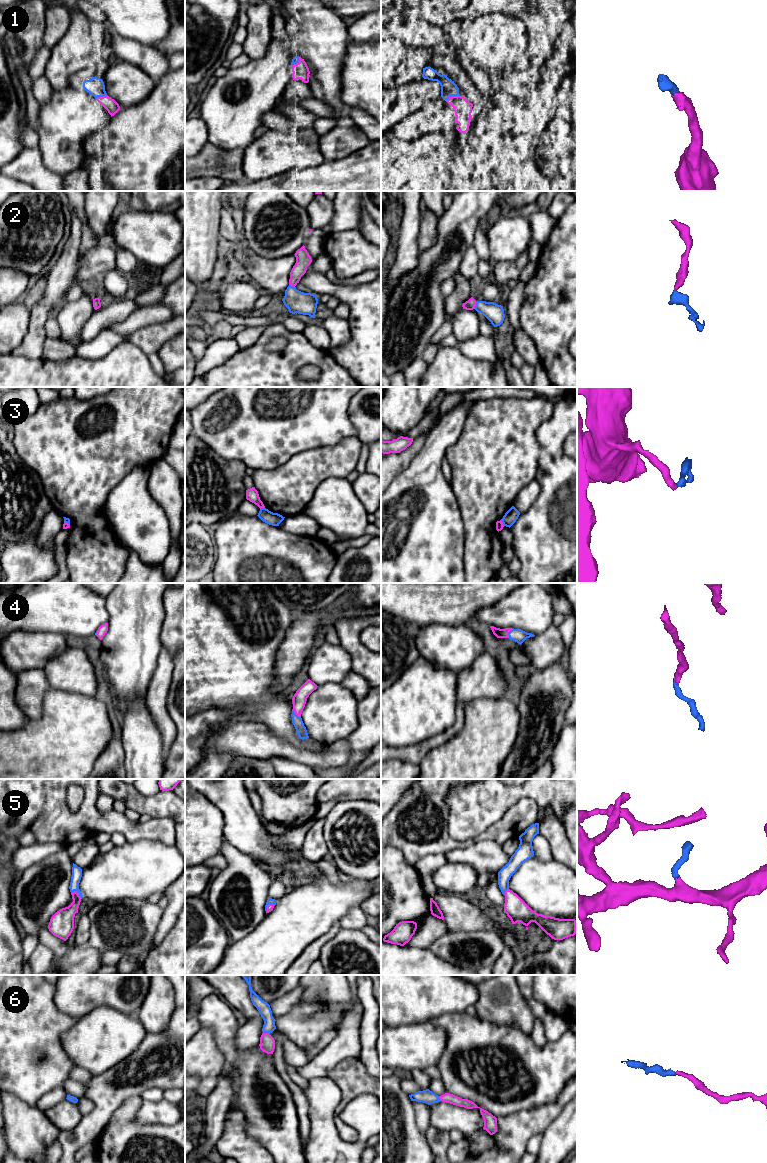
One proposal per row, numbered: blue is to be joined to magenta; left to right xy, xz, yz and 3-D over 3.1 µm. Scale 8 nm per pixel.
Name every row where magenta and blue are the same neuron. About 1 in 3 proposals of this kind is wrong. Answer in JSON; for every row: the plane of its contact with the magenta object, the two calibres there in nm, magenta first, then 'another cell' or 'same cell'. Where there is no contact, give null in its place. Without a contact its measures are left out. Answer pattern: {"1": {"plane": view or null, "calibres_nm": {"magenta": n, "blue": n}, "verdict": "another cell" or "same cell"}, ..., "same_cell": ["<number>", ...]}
{"1": {"plane": "yz", "calibres_nm": {"magenta": 140, "blue": 130}, "verdict": "same cell"}, "2": {"plane": "yz", "calibres_nm": {"magenta": 80, "blue": 150}, "verdict": "same cell"}, "3": {"plane": "yz", "calibres_nm": {"magenta": 60, "blue": 110}, "verdict": "another cell"}, "4": {"plane": "xz", "calibres_nm": {"magenta": 110, "blue": 80}, "verdict": "same cell"}, "5": {"plane": "xy", "calibres_nm": {"magenta": 160, "blue": 80}, "verdict": "same cell"}, "6": {"plane": "xz", "calibres_nm": {"magenta": 130, "blue": 100}, "verdict": "same cell"}, "same_cell": ["1", "2", "4", "5", "6"]}

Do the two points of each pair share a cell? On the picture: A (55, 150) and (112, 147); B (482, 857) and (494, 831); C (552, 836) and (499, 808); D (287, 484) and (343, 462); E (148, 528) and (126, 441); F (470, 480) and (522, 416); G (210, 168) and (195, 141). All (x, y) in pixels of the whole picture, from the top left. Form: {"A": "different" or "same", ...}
{"A": "different", "B": "different", "C": "different", "D": "same", "E": "different", "F": "same", "G": "different"}

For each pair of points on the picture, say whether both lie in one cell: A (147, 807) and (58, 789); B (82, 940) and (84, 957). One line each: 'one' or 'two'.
A: two
B: two

